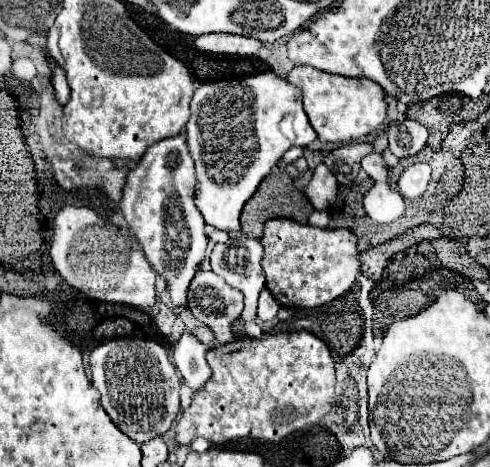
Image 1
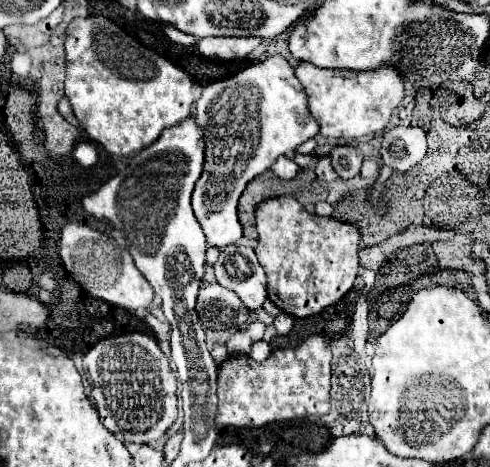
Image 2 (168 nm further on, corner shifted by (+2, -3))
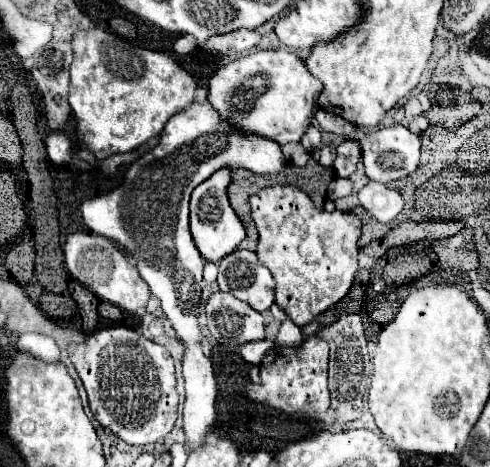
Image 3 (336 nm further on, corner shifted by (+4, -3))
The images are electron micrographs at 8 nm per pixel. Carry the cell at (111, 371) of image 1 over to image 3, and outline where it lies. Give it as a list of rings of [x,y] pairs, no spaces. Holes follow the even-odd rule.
[[[114,326],[90,334],[84,342],[70,342],[68,354],[86,388],[90,410],[102,428],[112,430],[114,436],[134,446],[158,442],[172,430],[178,394],[174,360],[164,346],[144,338],[136,330]]]

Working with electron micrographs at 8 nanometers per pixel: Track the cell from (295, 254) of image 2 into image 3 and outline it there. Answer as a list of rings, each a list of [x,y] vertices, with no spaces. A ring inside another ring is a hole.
[[[268,186],[258,194],[250,196],[250,204],[252,220],[256,222],[260,234],[256,254],[260,264],[264,264],[276,280],[276,304],[286,312],[286,316],[294,324],[304,326],[312,322],[318,314],[340,302],[350,290],[354,274],[358,270],[358,238],[362,234],[362,222],[350,212],[318,210],[308,198],[308,194],[296,186]]]

